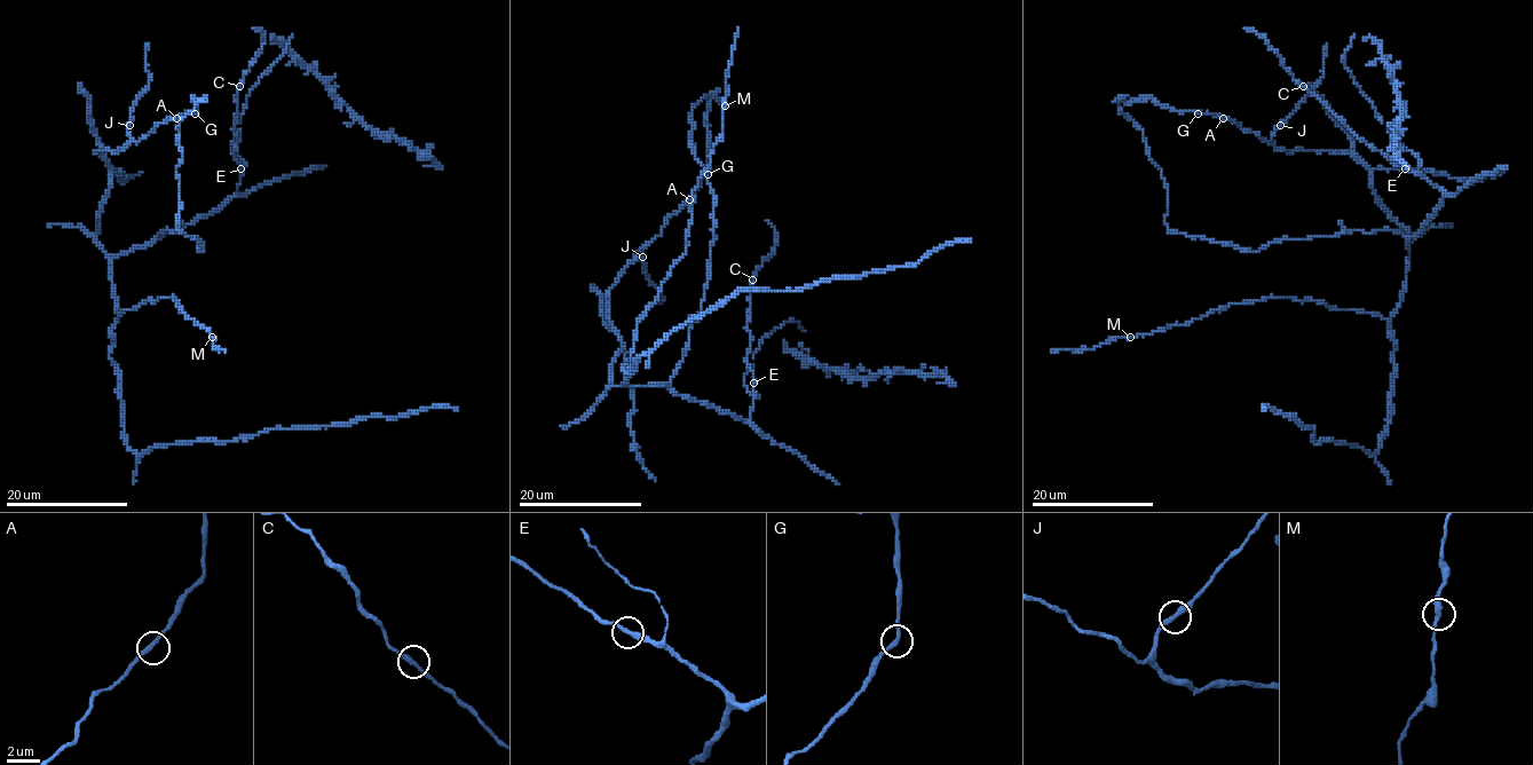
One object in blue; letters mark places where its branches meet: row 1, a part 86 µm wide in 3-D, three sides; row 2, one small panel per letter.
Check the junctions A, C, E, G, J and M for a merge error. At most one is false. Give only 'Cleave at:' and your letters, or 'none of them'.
Cleave at: none of them

